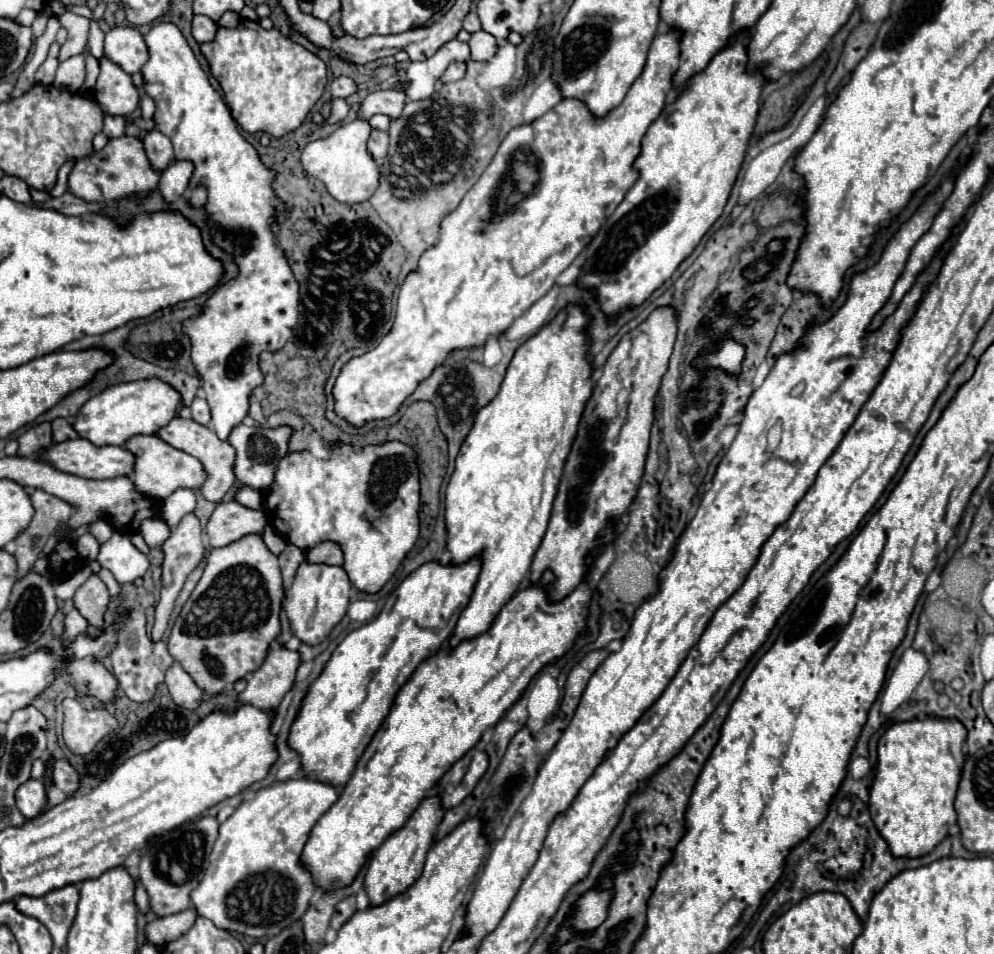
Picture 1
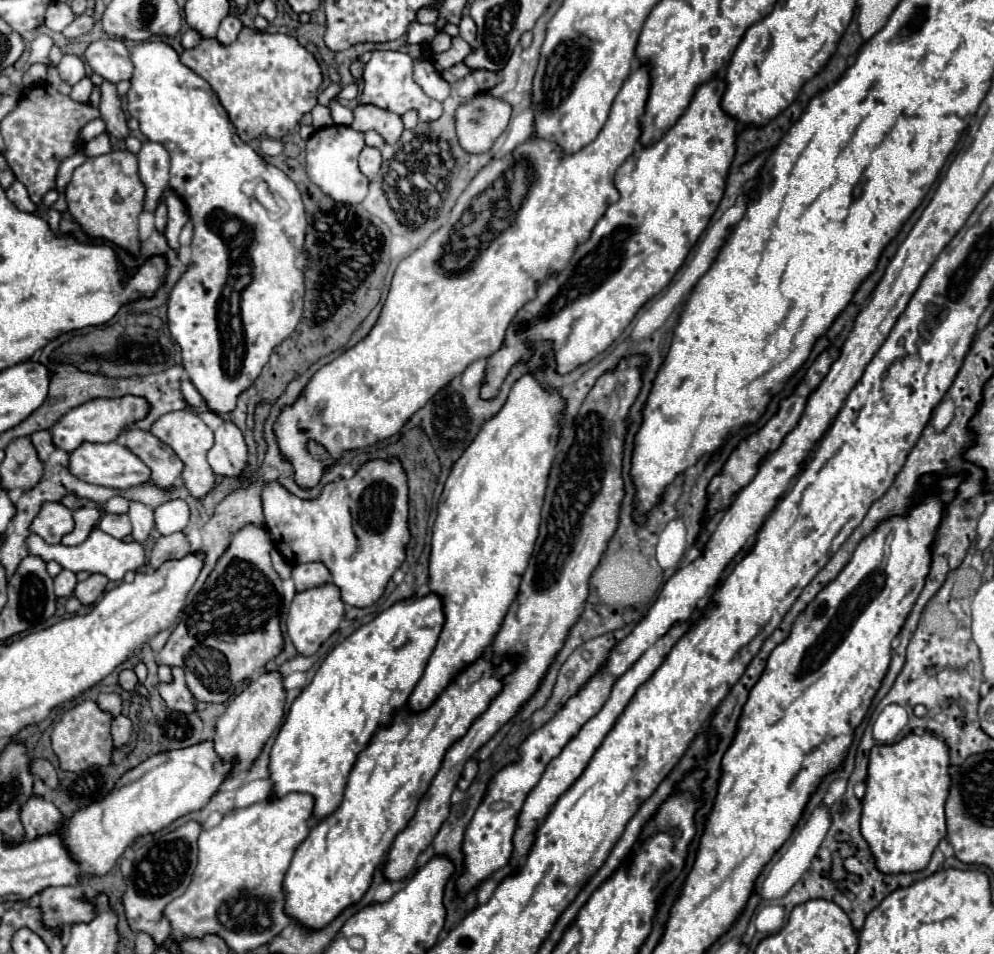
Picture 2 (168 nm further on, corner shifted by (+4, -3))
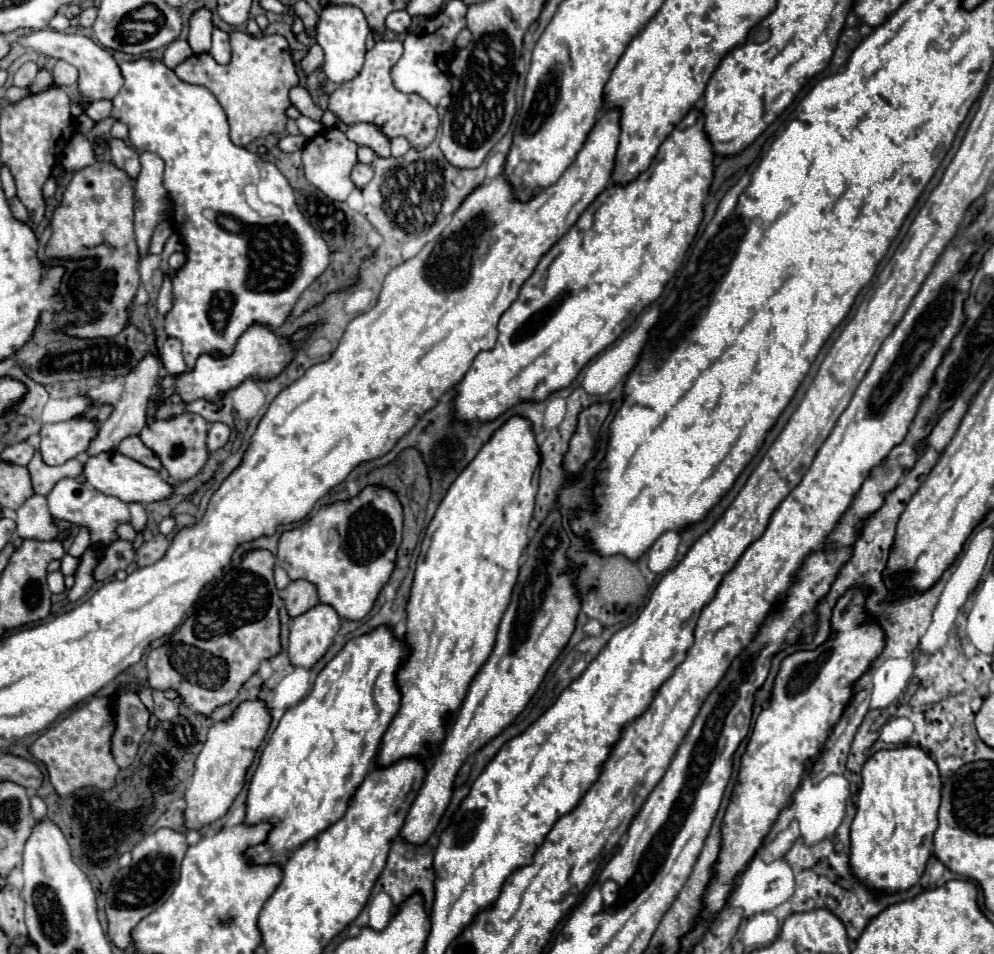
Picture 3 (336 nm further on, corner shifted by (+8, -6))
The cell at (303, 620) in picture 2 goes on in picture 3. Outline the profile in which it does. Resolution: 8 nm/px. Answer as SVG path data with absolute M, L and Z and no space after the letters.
M317 604L309 612L297 616L289 634L291 664L311 668L333 644L335 632L339 632L339 614L327 604Z

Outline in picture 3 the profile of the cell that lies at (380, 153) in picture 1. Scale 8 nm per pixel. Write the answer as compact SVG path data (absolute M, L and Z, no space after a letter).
M357 164L351 172L351 180L353 184L361 190L363 186L367 186L367 182L373 178L373 168L369 164Z

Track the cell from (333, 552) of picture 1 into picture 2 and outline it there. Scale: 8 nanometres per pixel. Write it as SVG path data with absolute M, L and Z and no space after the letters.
M311 561L311 563L301 563L293 567L293 581L297 591L303 591L307 587L317 587L323 583L331 581L329 569L321 565L321 561Z

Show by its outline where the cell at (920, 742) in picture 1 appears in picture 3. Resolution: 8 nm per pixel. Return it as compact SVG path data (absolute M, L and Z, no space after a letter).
M919 746L873 754L863 766L857 814L851 824L851 872L865 888L901 892L919 882L933 850L941 778L933 758Z

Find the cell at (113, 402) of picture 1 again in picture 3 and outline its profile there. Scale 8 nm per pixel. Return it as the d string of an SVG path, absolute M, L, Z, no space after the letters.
M71 418L67 422L45 424L39 432L41 444L39 452L43 462L49 466L59 466L79 454L83 454L97 434L97 424L81 418Z

